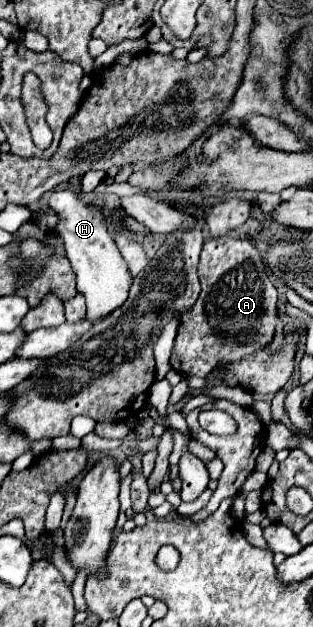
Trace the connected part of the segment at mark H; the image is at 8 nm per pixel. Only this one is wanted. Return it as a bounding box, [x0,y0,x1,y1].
[49,189,131,321]

